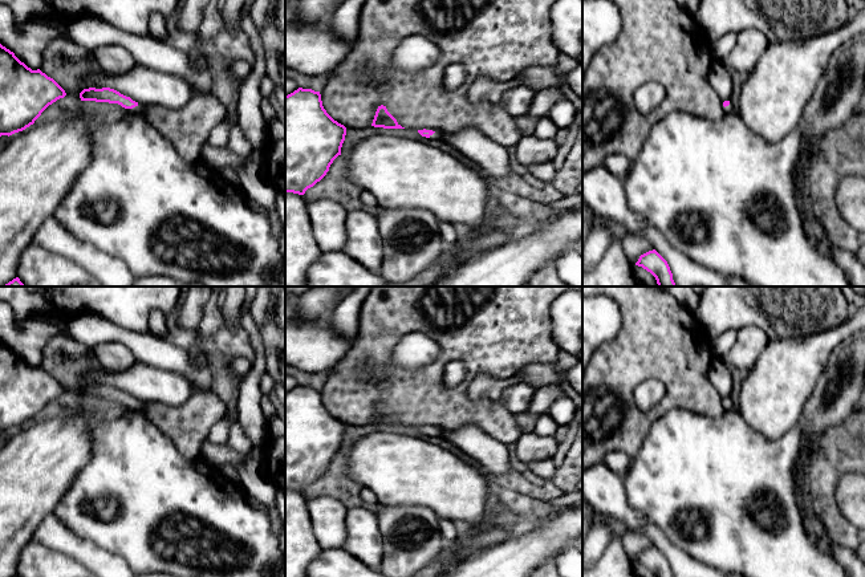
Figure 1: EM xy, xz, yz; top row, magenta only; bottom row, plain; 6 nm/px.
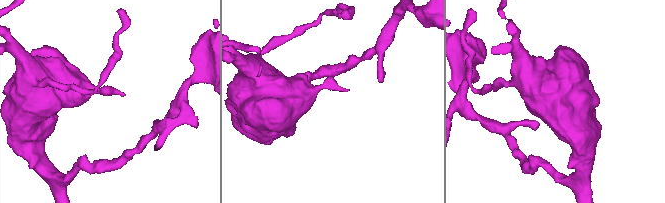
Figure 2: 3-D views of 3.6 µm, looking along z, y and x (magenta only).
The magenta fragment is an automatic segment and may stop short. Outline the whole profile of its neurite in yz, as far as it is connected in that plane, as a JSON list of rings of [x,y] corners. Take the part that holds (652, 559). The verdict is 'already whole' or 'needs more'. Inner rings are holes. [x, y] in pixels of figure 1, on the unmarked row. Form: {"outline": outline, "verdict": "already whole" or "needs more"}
{"outline": [[[655,546],[641,552],[635,562],[650,569],[655,577],[673,577],[667,558]]], "verdict": "already whole"}

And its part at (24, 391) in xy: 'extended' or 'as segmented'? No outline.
as segmented

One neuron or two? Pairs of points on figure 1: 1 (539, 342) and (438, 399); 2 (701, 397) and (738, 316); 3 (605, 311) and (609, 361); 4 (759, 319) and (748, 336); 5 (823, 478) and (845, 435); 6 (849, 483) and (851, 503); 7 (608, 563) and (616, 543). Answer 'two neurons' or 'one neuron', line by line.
1: one neuron
2: two neurons
3: two neurons
4: two neurons
5: one neuron
6: one neuron
7: one neuron

